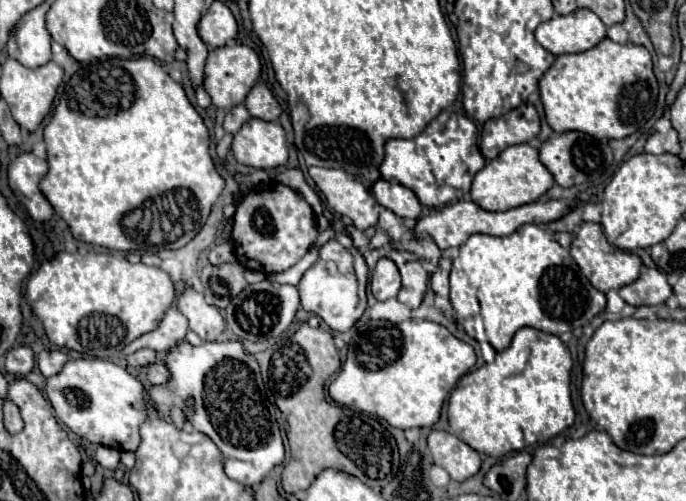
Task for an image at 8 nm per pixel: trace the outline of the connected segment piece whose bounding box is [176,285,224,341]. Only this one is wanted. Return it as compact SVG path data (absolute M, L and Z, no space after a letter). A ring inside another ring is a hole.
M186 285L184 291L176 297L178 311L190 321L190 329L200 335L204 341L214 341L224 329L224 319L216 307L206 303L202 293L192 285Z

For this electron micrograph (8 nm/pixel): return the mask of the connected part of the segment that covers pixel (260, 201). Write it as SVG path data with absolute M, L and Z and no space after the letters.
M272 181L252 187L236 207L232 245L236 249L238 261L252 271L270 275L290 269L306 255L316 237L318 231L312 207L300 193L282 183Z

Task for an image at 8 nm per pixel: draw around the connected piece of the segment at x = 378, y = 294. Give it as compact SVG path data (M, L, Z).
M380 259L372 271L372 279L370 279L370 289L372 295L378 301L386 301L398 295L400 291L400 273L394 265L394 261L390 259Z

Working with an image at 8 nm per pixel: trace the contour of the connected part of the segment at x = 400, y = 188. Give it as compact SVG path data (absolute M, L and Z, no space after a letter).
M380 179L380 181L374 183L372 191L374 191L374 199L382 207L390 209L394 215L398 215L402 219L414 221L414 219L418 219L422 215L420 201L416 199L414 191L408 189L408 187L404 187L404 185L388 183L388 181Z

